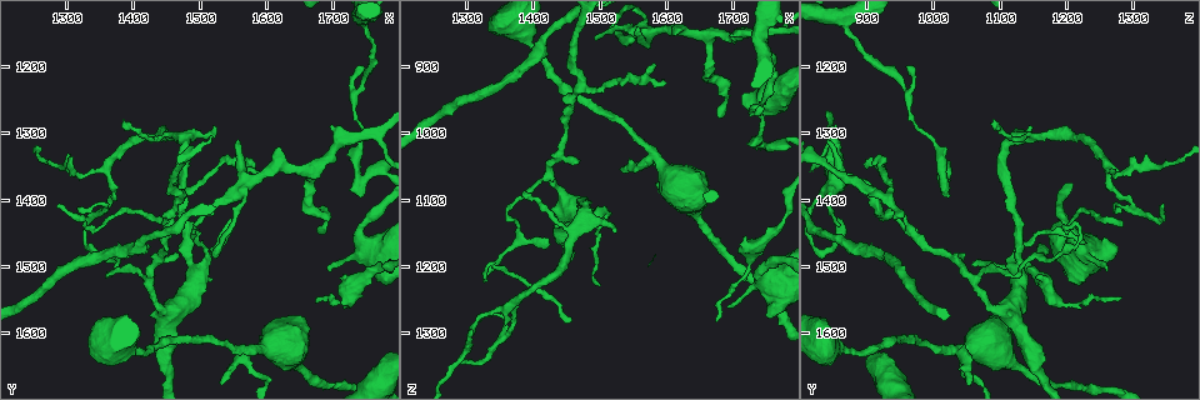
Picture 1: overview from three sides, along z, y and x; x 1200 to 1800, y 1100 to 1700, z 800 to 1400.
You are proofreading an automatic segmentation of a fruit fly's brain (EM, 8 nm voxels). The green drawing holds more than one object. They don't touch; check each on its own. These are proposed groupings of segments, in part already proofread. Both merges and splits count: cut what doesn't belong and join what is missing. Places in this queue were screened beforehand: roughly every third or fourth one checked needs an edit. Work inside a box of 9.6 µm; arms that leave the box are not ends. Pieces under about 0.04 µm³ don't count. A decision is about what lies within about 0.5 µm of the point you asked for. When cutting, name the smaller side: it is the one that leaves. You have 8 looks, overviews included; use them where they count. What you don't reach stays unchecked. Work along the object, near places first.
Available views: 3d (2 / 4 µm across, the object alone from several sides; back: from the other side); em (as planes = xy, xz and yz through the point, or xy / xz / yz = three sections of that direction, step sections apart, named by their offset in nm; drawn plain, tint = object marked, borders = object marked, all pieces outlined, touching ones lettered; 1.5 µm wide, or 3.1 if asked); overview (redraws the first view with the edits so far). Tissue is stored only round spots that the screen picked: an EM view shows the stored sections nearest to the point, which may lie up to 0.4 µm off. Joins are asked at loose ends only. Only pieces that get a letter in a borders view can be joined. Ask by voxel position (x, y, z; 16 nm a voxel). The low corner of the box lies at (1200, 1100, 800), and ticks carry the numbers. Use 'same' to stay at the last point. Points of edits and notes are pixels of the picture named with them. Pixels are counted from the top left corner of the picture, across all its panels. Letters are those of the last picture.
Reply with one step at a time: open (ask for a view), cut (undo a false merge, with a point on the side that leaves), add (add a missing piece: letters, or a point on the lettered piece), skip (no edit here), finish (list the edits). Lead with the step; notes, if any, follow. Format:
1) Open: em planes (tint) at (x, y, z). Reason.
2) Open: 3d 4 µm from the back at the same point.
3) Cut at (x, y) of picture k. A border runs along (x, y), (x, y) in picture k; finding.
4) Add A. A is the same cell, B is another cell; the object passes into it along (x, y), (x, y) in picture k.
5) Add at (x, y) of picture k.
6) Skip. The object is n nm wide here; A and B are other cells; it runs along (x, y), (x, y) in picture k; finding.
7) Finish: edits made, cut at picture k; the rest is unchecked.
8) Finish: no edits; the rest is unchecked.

Open: em xy step 4 (tint) at (1420, 1625, 890). Thick turns thin.

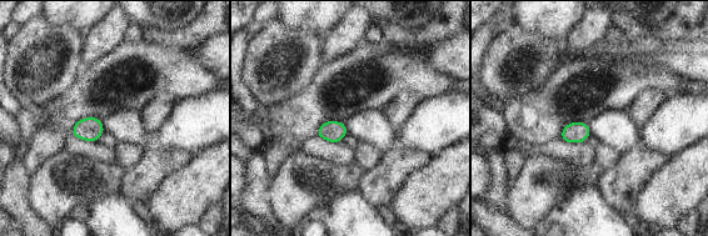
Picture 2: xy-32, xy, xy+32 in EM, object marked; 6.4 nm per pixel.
Open: em xy step 4 (borders) at the same point.

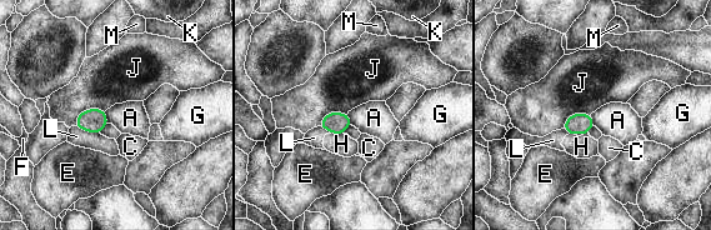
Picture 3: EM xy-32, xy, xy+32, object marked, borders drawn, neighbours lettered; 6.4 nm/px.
Skip. A, C, E, F, G, H, J, K, L and M are other cells; continuous, no second neuron.

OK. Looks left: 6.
Open: 3d 4 µm at (1460, 1480, 1040). Branch stops here.

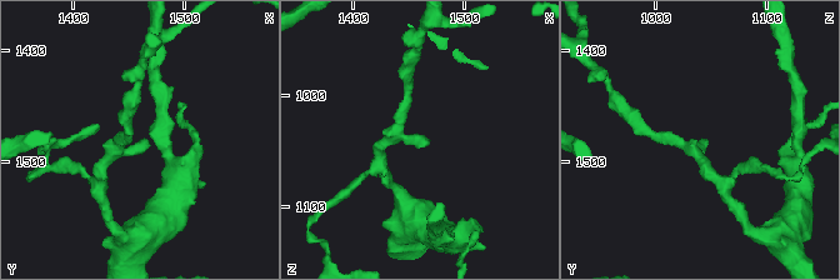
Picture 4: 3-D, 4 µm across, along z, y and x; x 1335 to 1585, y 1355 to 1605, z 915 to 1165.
Open: em planes (borders) at (1464, 1478, 1042). The arms are 170, 190 nm wide; need the tissue.

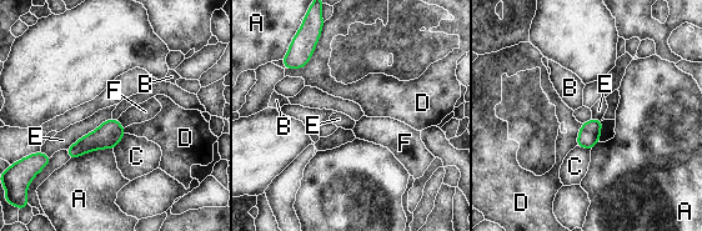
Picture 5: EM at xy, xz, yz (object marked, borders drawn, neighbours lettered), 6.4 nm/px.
Skip. A, B, C, D, E and F are other cells; a border runs along (111, 117), (78, 139), (66, 150) in picture 5; none of them fits.

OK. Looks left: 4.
Open: em planes (borders) at (1740, 1370, 1015). Sharp bend.

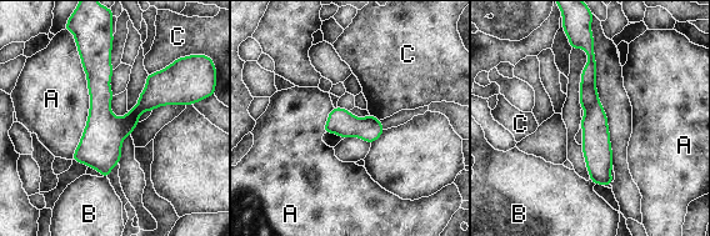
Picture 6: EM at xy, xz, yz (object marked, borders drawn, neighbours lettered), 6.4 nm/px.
Skip. The longest contact is with A, 750 nm; A, B and C are other cells; a border runs along (75, 40), (89, 115), (71, 159) in picture 6; all the same neuron.

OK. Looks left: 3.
Finish: no edits; the rest is unchecked.

